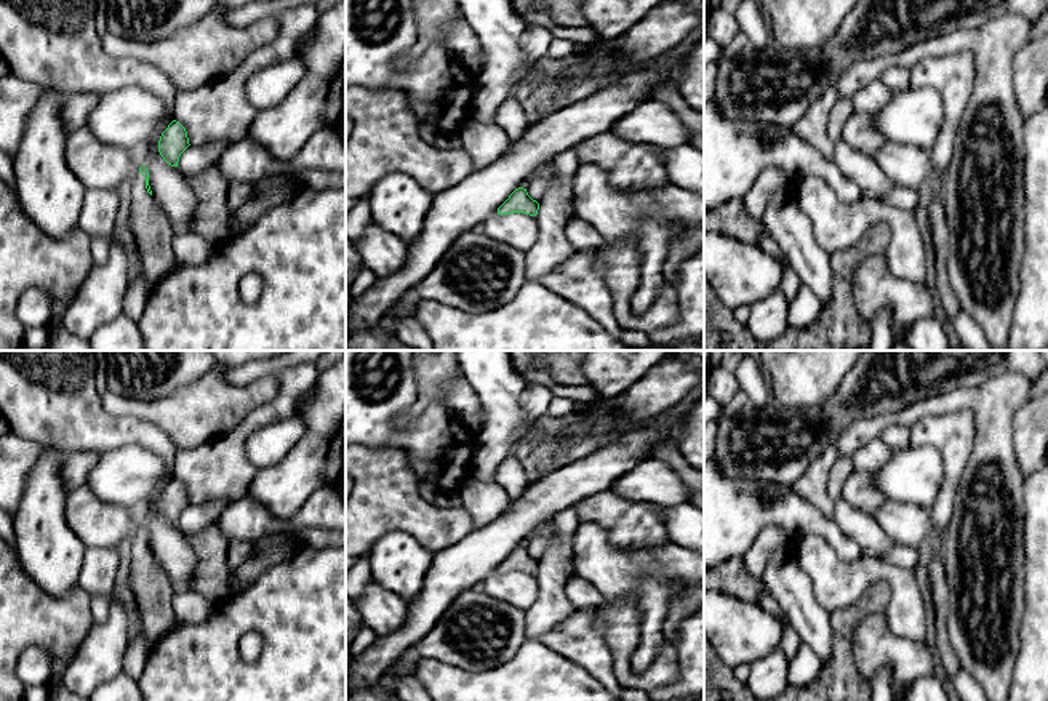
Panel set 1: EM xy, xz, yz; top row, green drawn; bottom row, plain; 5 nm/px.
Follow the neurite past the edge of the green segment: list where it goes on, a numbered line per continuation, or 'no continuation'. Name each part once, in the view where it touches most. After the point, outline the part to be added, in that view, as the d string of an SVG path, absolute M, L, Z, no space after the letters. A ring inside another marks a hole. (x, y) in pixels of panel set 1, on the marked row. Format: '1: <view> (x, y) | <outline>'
1: xy (154, 236) | M139 170L131 178L130 203L131 229L136 238L139 269L152 286L176 267L171 222L146 189L146 178Z

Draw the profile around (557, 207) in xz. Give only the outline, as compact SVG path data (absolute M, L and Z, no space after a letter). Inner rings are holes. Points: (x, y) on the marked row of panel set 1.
M574 147L552 160L554 176L539 202L538 238L525 251L526 282L539 282L570 253L563 238L568 221L576 214L573 179L579 168Z

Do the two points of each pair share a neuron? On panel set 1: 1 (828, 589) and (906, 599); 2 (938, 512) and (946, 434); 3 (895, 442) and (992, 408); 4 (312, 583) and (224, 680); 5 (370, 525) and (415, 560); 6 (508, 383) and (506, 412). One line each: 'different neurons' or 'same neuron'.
1: same neuron
2: same neuron
3: different neurons
4: same neuron
5: different neurons
6: same neuron

